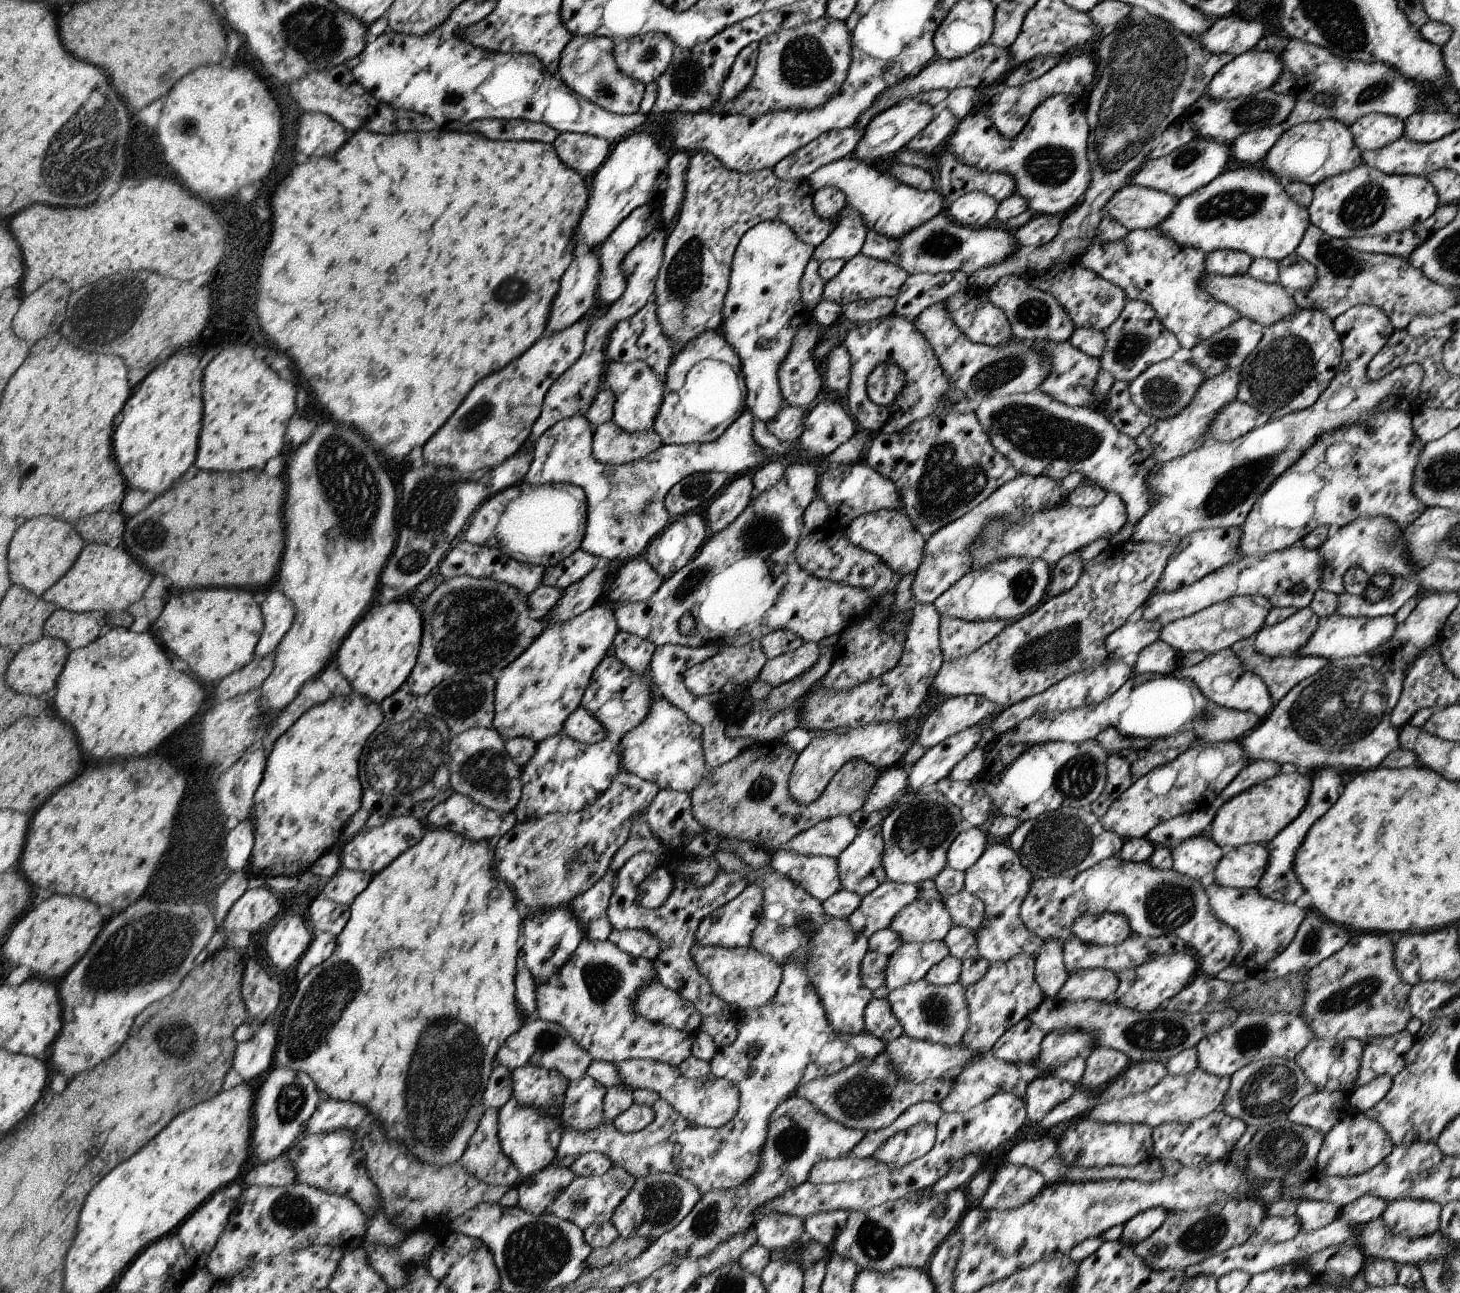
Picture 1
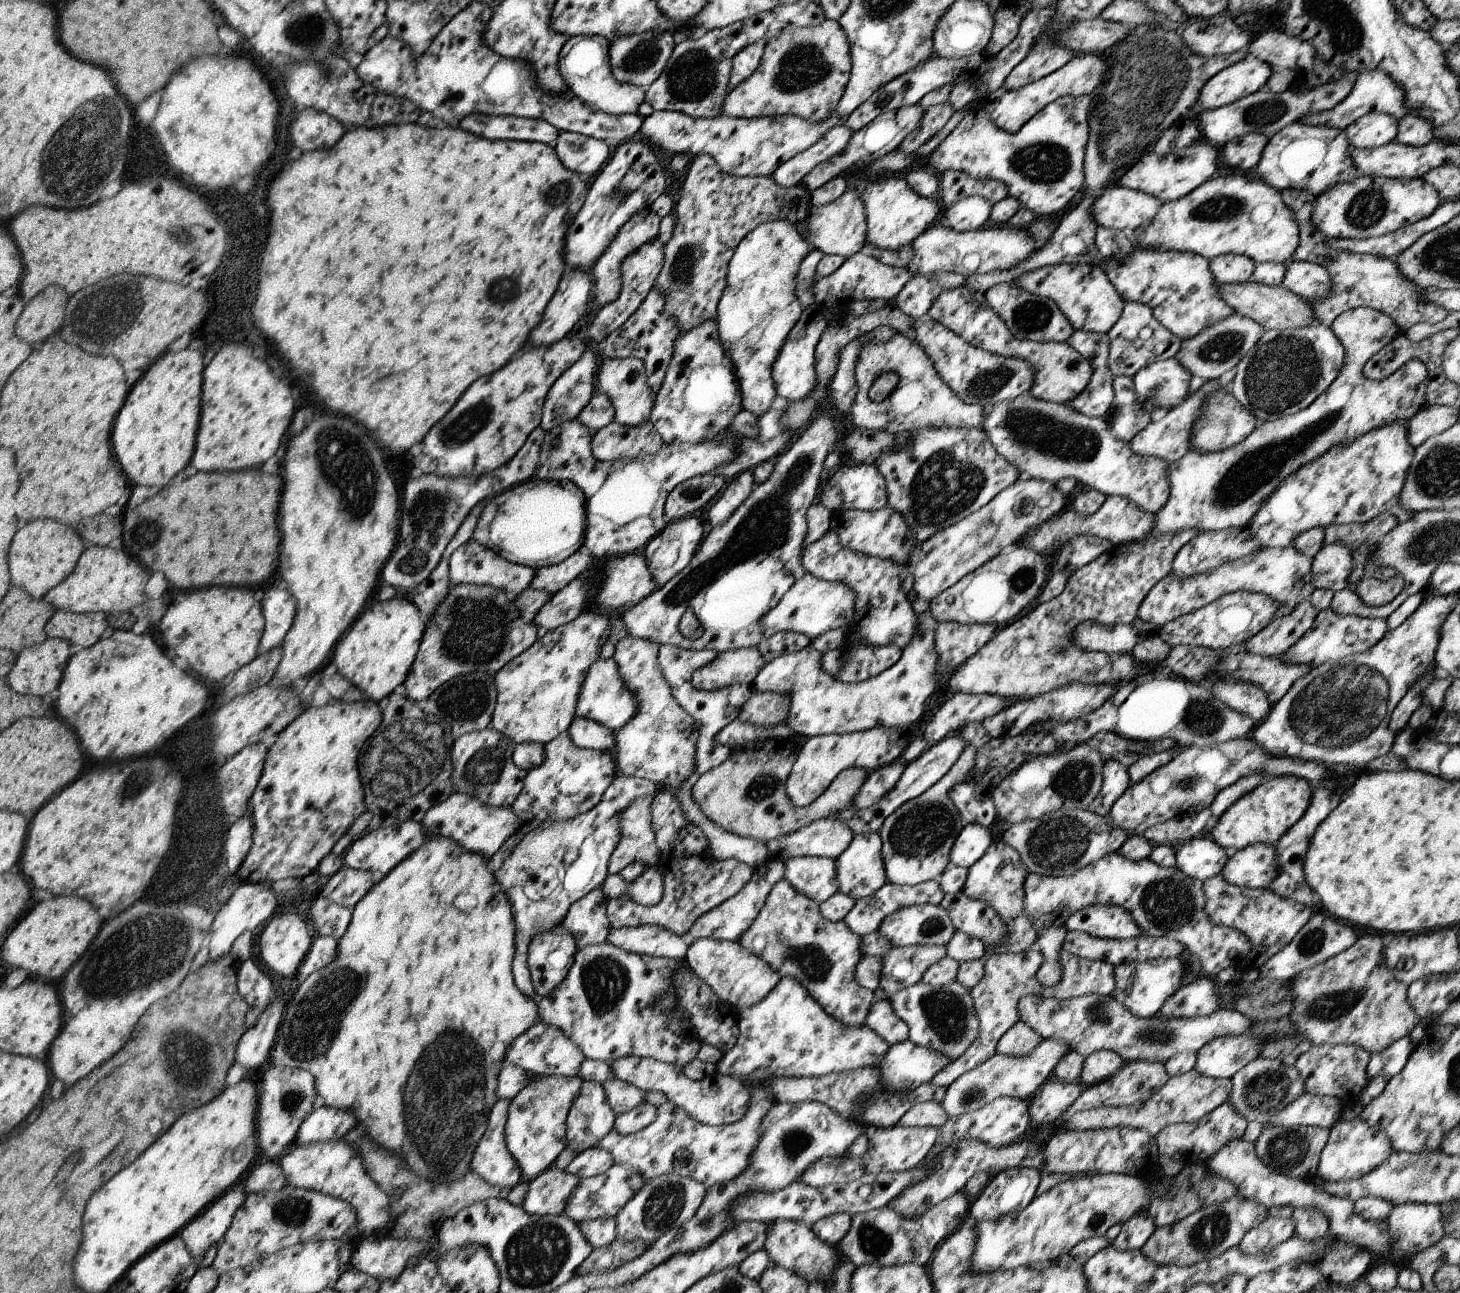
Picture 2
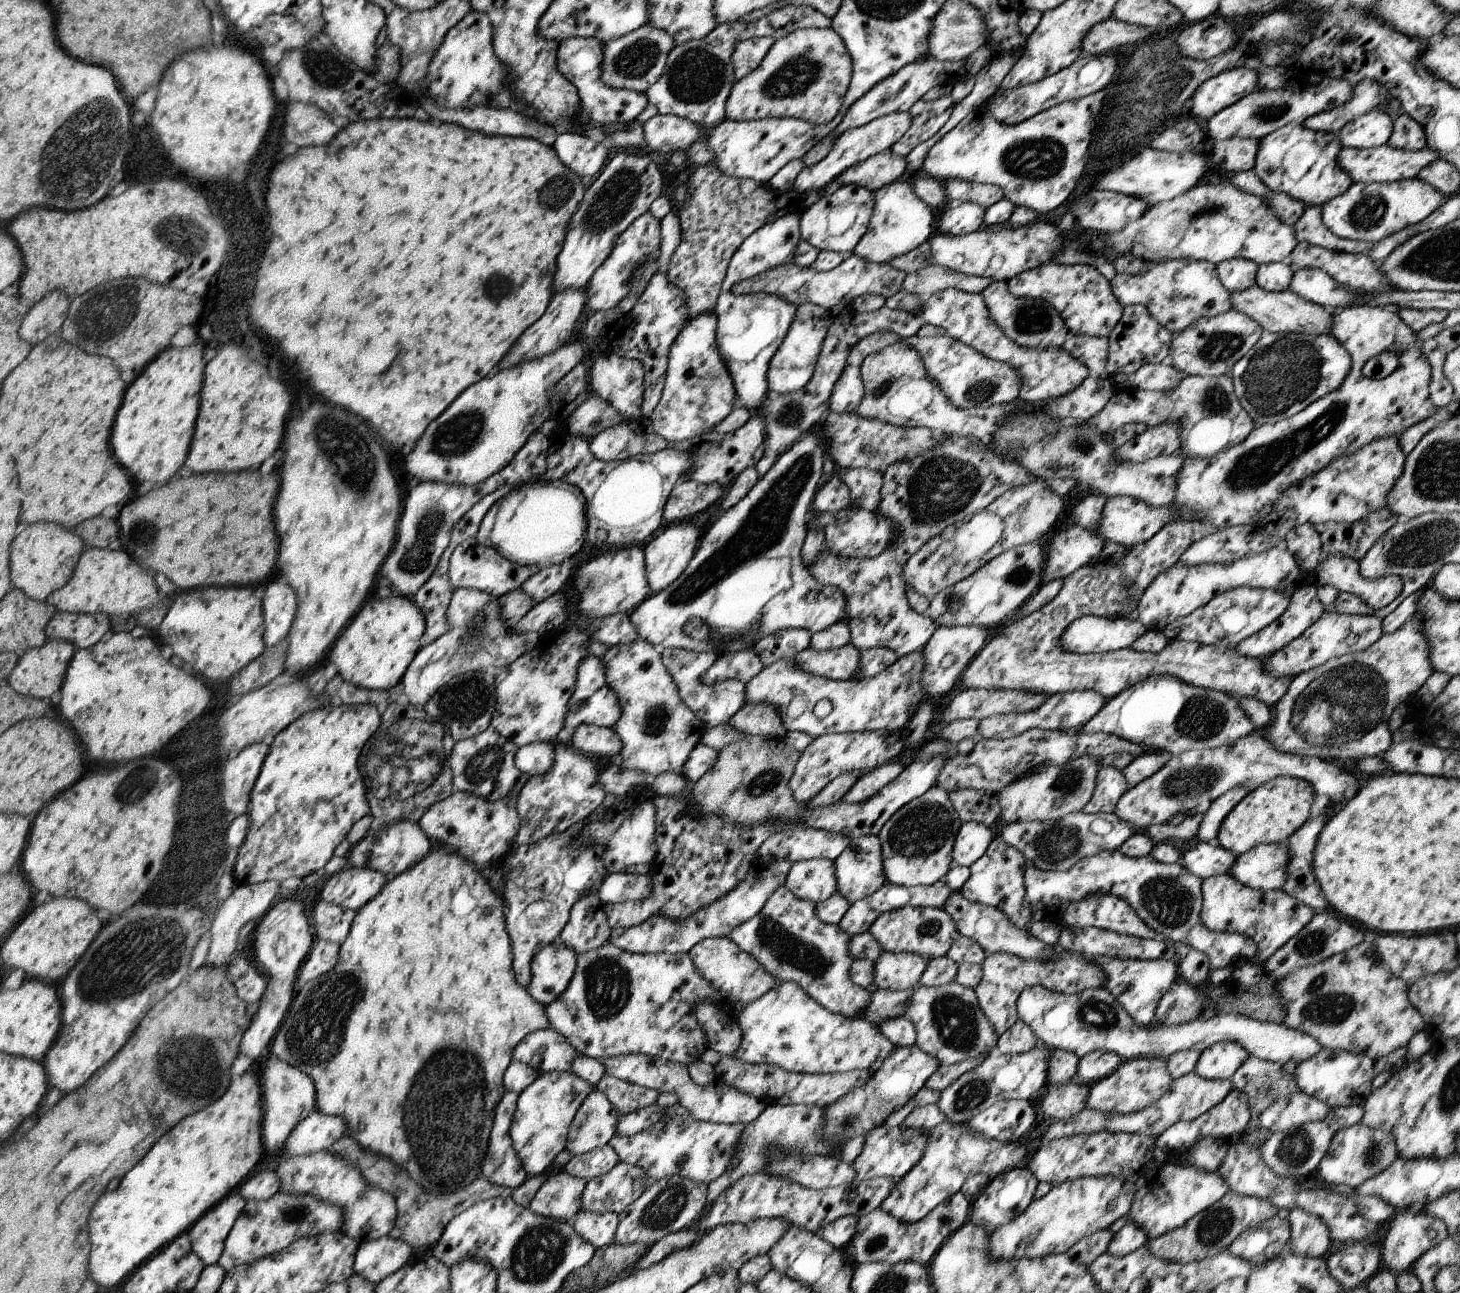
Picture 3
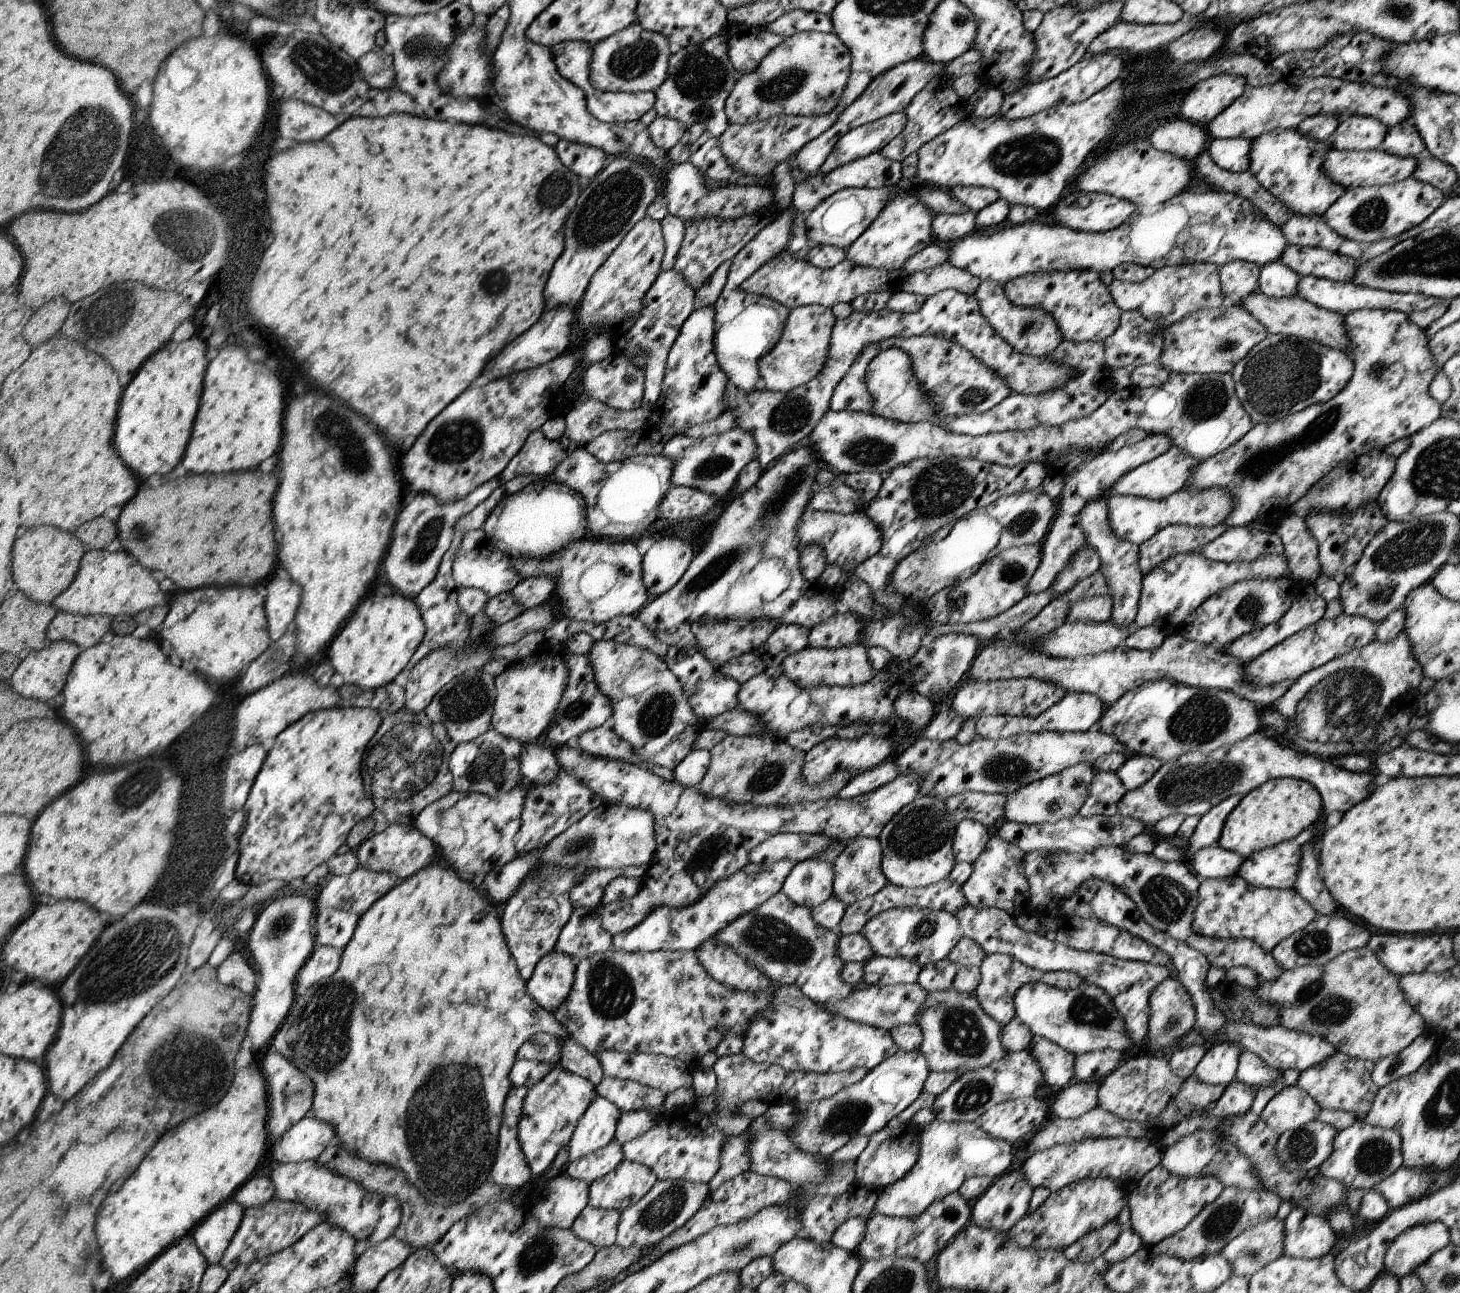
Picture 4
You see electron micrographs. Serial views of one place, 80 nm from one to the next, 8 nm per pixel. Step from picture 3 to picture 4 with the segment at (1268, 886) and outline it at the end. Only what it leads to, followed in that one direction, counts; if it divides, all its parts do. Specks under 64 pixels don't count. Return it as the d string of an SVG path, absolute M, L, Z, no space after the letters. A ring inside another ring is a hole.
M1318 827L1306 829L1298 838L1251 854L1242 863L1238 875L1257 887L1292 889L1300 868L1302 847L1319 834Z

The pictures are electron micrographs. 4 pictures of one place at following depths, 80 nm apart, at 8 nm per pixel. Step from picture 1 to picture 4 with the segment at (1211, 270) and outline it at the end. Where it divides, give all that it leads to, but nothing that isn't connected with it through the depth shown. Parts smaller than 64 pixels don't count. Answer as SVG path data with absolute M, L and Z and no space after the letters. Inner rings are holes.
M1234 261L1219 267L1219 279L1226 302L1240 305L1248 296L1258 292L1258 277L1261 267L1257 264Z

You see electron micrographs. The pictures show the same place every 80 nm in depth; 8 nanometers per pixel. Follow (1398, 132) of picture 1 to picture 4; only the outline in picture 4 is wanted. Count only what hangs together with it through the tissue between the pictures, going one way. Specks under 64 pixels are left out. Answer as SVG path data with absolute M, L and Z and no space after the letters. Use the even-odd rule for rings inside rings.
M1360 115L1342 118L1329 140L1339 151L1369 151L1377 149L1389 131L1379 119Z

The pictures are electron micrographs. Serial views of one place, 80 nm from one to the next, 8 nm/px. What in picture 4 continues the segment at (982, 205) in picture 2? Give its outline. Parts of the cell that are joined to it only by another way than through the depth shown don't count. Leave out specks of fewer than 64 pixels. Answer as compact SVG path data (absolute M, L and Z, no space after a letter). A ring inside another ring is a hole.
M953 209L950 215L937 215L933 218L932 234L936 242L945 245L970 235L976 224L976 214L966 209L962 214Z

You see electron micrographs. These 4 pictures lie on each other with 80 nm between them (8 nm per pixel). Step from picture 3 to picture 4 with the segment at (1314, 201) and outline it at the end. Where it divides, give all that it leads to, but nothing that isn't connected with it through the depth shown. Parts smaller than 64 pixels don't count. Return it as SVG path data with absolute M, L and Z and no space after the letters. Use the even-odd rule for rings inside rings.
M1276 129L1261 134L1252 142L1248 171L1264 190L1279 199L1294 215L1323 217L1330 206L1346 192L1343 186L1332 182L1323 172L1325 154L1332 149L1329 142L1317 143L1312 138L1301 135L1296 129Z

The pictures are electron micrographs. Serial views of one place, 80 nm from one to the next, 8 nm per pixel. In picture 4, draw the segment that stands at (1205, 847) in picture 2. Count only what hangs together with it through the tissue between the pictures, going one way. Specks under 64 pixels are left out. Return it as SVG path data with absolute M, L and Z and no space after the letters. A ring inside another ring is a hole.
M1216 844L1203 848L1193 855L1186 854L1185 861L1203 880L1233 877L1238 874L1245 858Z

